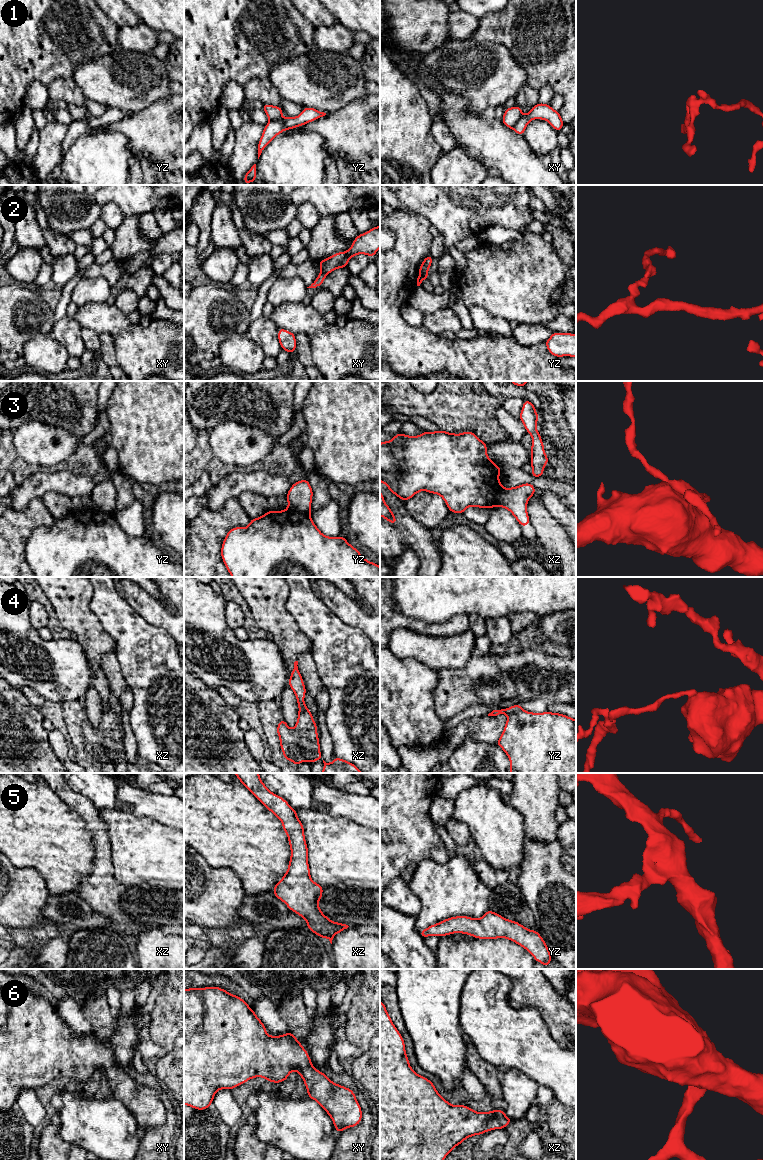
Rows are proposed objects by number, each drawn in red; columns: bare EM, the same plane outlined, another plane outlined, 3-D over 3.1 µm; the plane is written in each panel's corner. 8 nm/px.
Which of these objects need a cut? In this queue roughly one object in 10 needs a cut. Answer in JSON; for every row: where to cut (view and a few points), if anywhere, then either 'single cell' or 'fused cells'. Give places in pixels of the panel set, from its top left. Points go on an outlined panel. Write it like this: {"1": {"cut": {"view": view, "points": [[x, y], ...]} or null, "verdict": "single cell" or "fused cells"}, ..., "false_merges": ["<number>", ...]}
{"1": {"cut": {"view": "yz", "points": [[269, 119], [279, 119], [284, 129]]}, "verdict": "fused cells"}, "2": {"cut": {"view": "yz", "points": [[420, 272], [426, 273]]}, "verdict": "fused cells"}, "3": {"cut": null, "verdict": "single cell"}, "4": {"cut": {"view": "yz", "points": [[521, 709], [512, 712], [508, 716]]}, "verdict": "fused cells"}, "5": {"cut": null, "verdict": "single cell"}, "6": {"cut": null, "verdict": "single cell"}, "false_merges": ["1", "2", "4"]}

